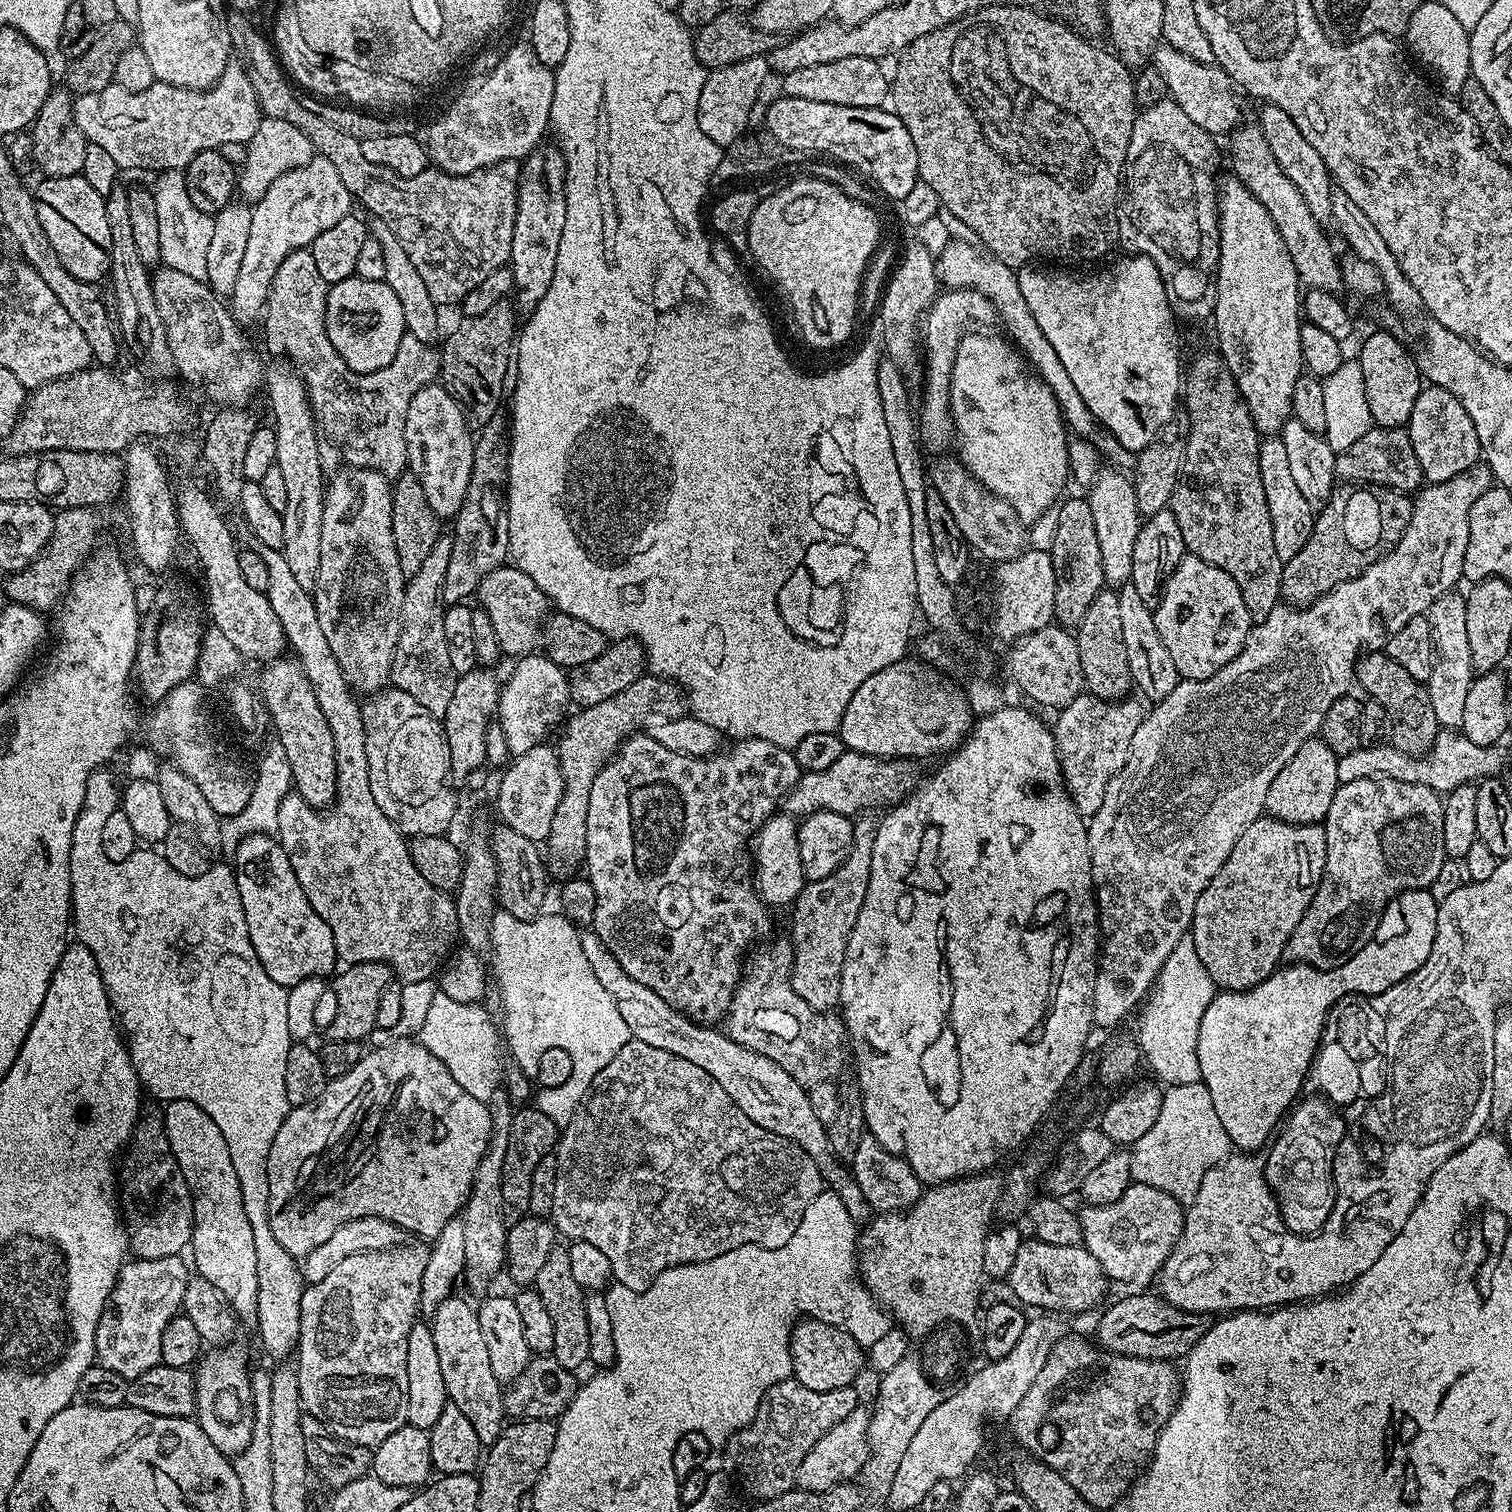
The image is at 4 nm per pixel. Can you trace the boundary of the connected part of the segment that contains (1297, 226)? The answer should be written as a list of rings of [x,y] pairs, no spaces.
[[[1245,123],[1231,133],[1232,140],[1232,168],[1231,171],[1243,182],[1248,190],[1266,206],[1266,214],[1274,218],[1274,226],[1278,226],[1278,234],[1294,262],[1294,270],[1298,274],[1301,285],[1305,289],[1317,288],[1327,292],[1336,292],[1342,280],[1342,268],[1336,265],[1336,252],[1324,233],[1325,225],[1310,214],[1310,206],[1306,206],[1306,198],[1282,174],[1282,166],[1278,166],[1278,158],[1270,150],[1270,142],[1266,142],[1263,128],[1255,123]]]

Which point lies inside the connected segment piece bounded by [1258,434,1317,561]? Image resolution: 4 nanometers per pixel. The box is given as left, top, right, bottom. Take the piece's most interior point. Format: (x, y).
(1293, 518)

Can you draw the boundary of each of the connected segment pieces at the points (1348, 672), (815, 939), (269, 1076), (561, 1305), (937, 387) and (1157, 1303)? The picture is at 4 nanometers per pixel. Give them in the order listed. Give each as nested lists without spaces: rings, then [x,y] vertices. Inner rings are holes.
[[[1477,466],[1450,478],[1446,482],[1428,484],[1419,489],[1412,505],[1412,517],[1402,534],[1402,538],[1385,556],[1374,561],[1365,572],[1351,576],[1346,582],[1334,586],[1334,590],[1327,592],[1322,598],[1307,606],[1277,606],[1270,610],[1265,620],[1253,623],[1248,629],[1248,637],[1242,650],[1218,674],[1205,680],[1181,679],[1179,684],[1166,694],[1166,698],[1155,701],[1150,711],[1145,715],[1142,726],[1134,730],[1134,738],[1130,742],[1128,760],[1114,774],[1110,786],[1106,786],[1106,798],[1102,798],[1102,806],[1087,821],[1088,841],[1090,842],[1090,858],[1092,859],[1092,886],[1096,889],[1096,910],[1098,913],[1098,935],[1100,950],[1098,953],[1098,967],[1096,969],[1096,985],[1092,999],[1092,1022],[1097,1029],[1112,1028],[1120,1024],[1128,1015],[1137,1011],[1138,1005],[1151,993],[1156,976],[1162,970],[1166,958],[1170,958],[1170,950],[1178,946],[1180,939],[1191,929],[1194,906],[1198,906],[1198,894],[1210,886],[1210,878],[1218,874],[1222,862],[1230,858],[1230,850],[1234,850],[1234,842],[1242,838],[1246,826],[1250,822],[1259,820],[1265,815],[1266,793],[1270,790],[1270,782],[1278,778],[1278,770],[1298,754],[1298,750],[1306,741],[1313,739],[1319,733],[1322,722],[1326,718],[1326,710],[1334,706],[1338,698],[1349,695],[1348,688],[1354,684],[1354,673],[1357,660],[1365,650],[1380,650],[1385,647],[1389,636],[1398,634],[1410,618],[1422,616],[1427,613],[1435,600],[1442,598],[1442,594],[1453,591],[1456,583],[1461,583],[1464,574],[1464,559],[1466,558],[1466,542],[1470,542],[1470,510],[1486,490],[1493,487],[1494,477],[1487,466]]]
[[[859,820],[853,823],[852,846],[843,853],[840,865],[829,876],[805,883],[790,908],[792,985],[798,998],[803,998],[819,1012],[835,1009],[840,1003],[844,951],[854,930],[854,922],[858,922],[858,910],[862,910],[862,902],[870,886],[870,862],[876,841],[877,821]]]
[[[107,767],[95,768],[86,782],[86,798],[82,810],[78,814],[78,822],[74,822],[74,834],[72,835],[72,845],[70,846],[70,882],[72,883],[72,919],[74,925],[74,936],[79,943],[86,945],[90,954],[98,962],[98,970],[102,974],[102,982],[105,990],[108,991],[108,1001],[112,1003],[113,1013],[118,1017],[118,1024],[126,1033],[127,1043],[130,1045],[132,1053],[132,1064],[140,1076],[140,1083],[143,1091],[152,1096],[157,1096],[160,1102],[170,1100],[185,1100],[194,1102],[210,1118],[214,1118],[214,1126],[222,1130],[226,1138],[226,1146],[230,1146],[230,1162],[234,1162],[234,1171],[238,1173],[238,1182],[242,1186],[242,1206],[246,1206],[246,1218],[250,1222],[250,1230],[254,1230],[254,1258],[256,1259],[256,1273],[258,1274],[258,1302],[256,1303],[256,1314],[254,1323],[256,1323],[256,1332],[260,1335],[260,1344],[264,1347],[264,1352],[272,1362],[284,1362],[288,1355],[295,1353],[298,1348],[300,1338],[300,1315],[302,1314],[302,1294],[306,1287],[304,1275],[300,1273],[300,1264],[297,1257],[286,1254],[282,1246],[278,1246],[278,1238],[274,1238],[273,1231],[270,1230],[270,1182],[268,1181],[268,1155],[270,1146],[274,1146],[274,1134],[278,1134],[278,1126],[287,1118],[290,1105],[286,1098],[286,1056],[290,1054],[293,1046],[293,1039],[290,1034],[290,1022],[288,1021],[287,1002],[289,1000],[289,989],[283,988],[258,962],[258,954],[250,942],[250,934],[246,926],[246,914],[242,910],[242,898],[236,889],[236,877],[224,872],[219,872],[216,866],[209,867],[208,872],[200,877],[184,877],[175,872],[170,862],[164,859],[159,851],[155,851],[152,856],[136,856],[130,854],[126,858],[128,864],[114,862],[108,864],[106,856],[100,856],[100,847],[102,846],[102,836],[100,835],[100,824],[104,824],[110,814],[118,811],[122,788],[119,783],[108,784]],[[212,920],[228,920],[228,936],[216,936],[216,928],[212,928]],[[172,932],[176,932],[176,964],[172,964]],[[180,932],[184,932],[184,956],[180,956]],[[224,996],[228,996],[228,1016],[224,1016]]]
[[[557,1246],[550,1250],[550,1258],[546,1258],[542,1270],[538,1270],[534,1287],[554,1325],[554,1346],[550,1355],[558,1362],[558,1366],[580,1370],[583,1364],[589,1363],[590,1329],[586,1323],[586,1293],[578,1286],[578,1282],[574,1282],[567,1247]]]
[[[967,286],[962,288],[953,288],[951,290],[944,290],[937,295],[936,299],[929,305],[927,311],[923,315],[922,319],[922,377],[924,376],[924,393],[921,394],[920,400],[918,396],[918,435],[920,438],[920,443],[929,453],[933,454],[944,454],[947,453],[953,447],[954,444],[954,429],[952,427],[952,407],[950,406],[950,382],[952,381],[952,370],[954,368],[954,358],[956,357],[956,351],[960,345],[960,340],[965,334],[973,327],[971,326],[975,320],[988,320],[991,318],[993,312],[994,316],[994,305],[991,300],[987,300],[986,297],[981,292],[976,292],[973,288]]]
[[[1159,1295],[1153,1296],[1124,1296],[1116,1300],[1100,1316],[1096,1324],[1094,1340],[1105,1352],[1117,1352],[1123,1356],[1140,1357],[1143,1360],[1175,1360],[1188,1355],[1188,1351],[1197,1344],[1198,1338],[1205,1332],[1207,1323],[1205,1317],[1199,1313],[1177,1310],[1168,1304]]]

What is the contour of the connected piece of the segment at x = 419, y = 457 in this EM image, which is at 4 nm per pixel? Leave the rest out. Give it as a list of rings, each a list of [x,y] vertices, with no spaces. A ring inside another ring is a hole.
[[[433,382],[420,388],[410,402],[410,410],[406,410],[407,471],[420,479],[426,502],[430,502],[430,510],[441,521],[451,521],[462,510],[462,502],[466,502],[475,449],[474,432],[464,417],[464,409],[443,383]]]

